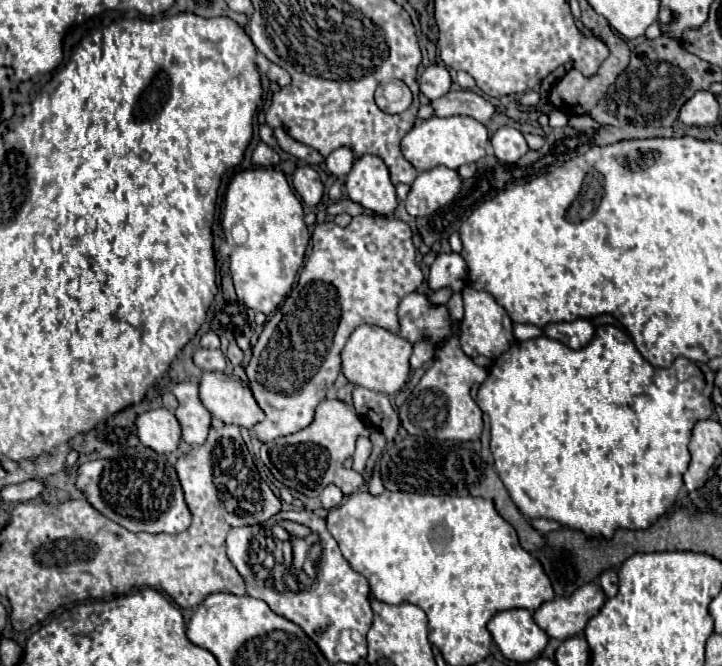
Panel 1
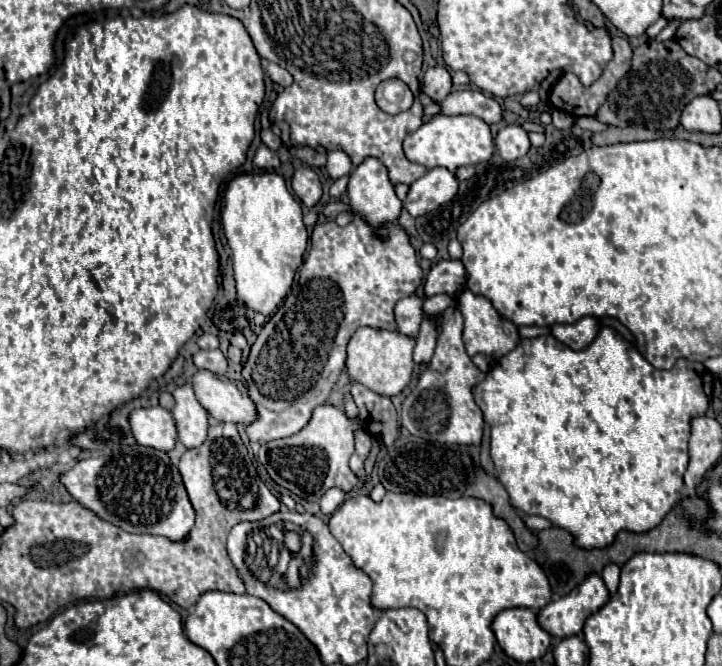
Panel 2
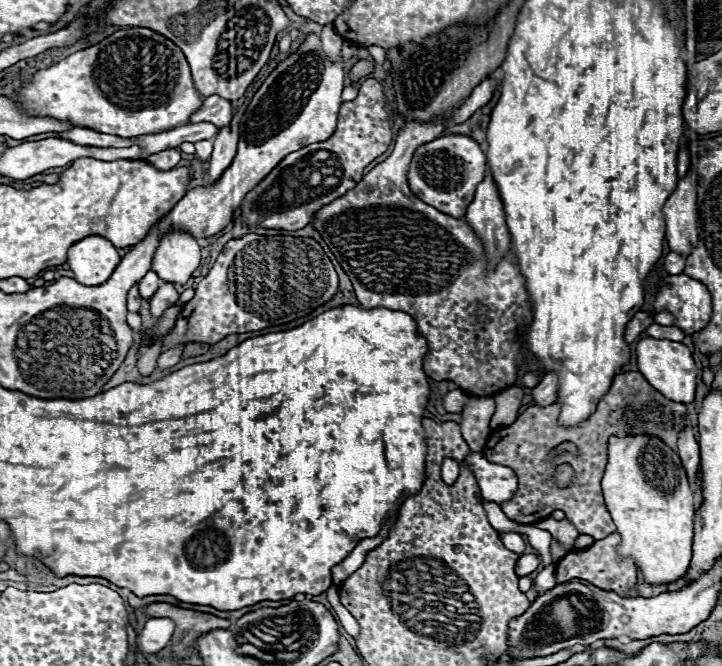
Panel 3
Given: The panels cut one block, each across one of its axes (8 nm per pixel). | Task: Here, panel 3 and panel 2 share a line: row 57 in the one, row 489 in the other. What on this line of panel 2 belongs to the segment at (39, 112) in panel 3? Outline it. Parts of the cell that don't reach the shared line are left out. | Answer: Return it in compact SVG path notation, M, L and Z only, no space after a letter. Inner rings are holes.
M124 446L114 456L78 460L76 466L62 476L62 484L86 508L102 520L134 534L166 536L182 540L194 526L194 510L186 496L180 472L166 452L144 446Z

